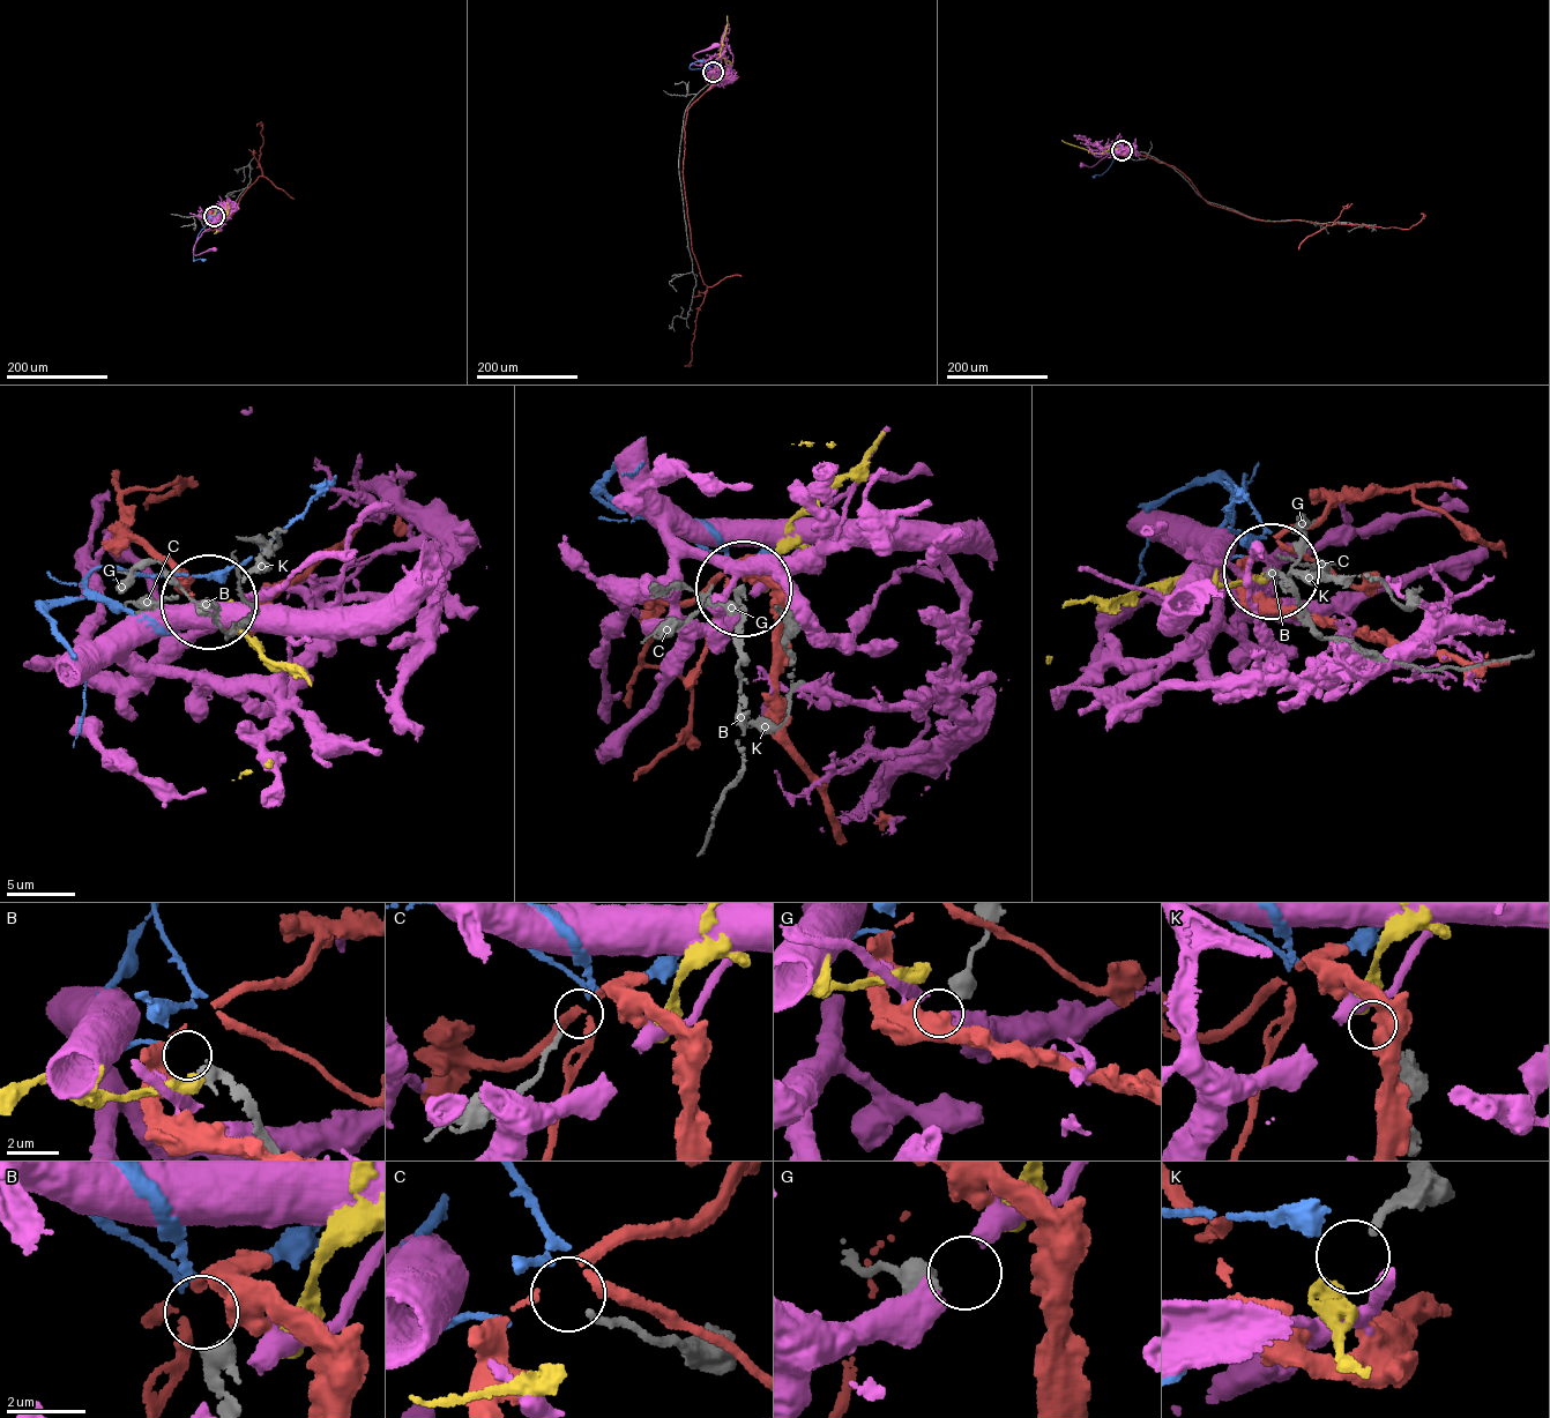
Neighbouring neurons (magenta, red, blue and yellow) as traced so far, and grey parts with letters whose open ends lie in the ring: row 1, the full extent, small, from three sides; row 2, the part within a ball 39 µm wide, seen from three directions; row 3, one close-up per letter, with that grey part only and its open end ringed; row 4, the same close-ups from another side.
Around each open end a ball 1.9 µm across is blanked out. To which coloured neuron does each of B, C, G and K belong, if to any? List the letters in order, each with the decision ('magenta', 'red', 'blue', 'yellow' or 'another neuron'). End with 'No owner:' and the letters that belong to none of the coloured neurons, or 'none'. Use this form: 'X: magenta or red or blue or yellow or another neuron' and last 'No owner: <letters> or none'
B: blue
C: another neuron
G: another neuron
K: yellow
No owner: C, G

